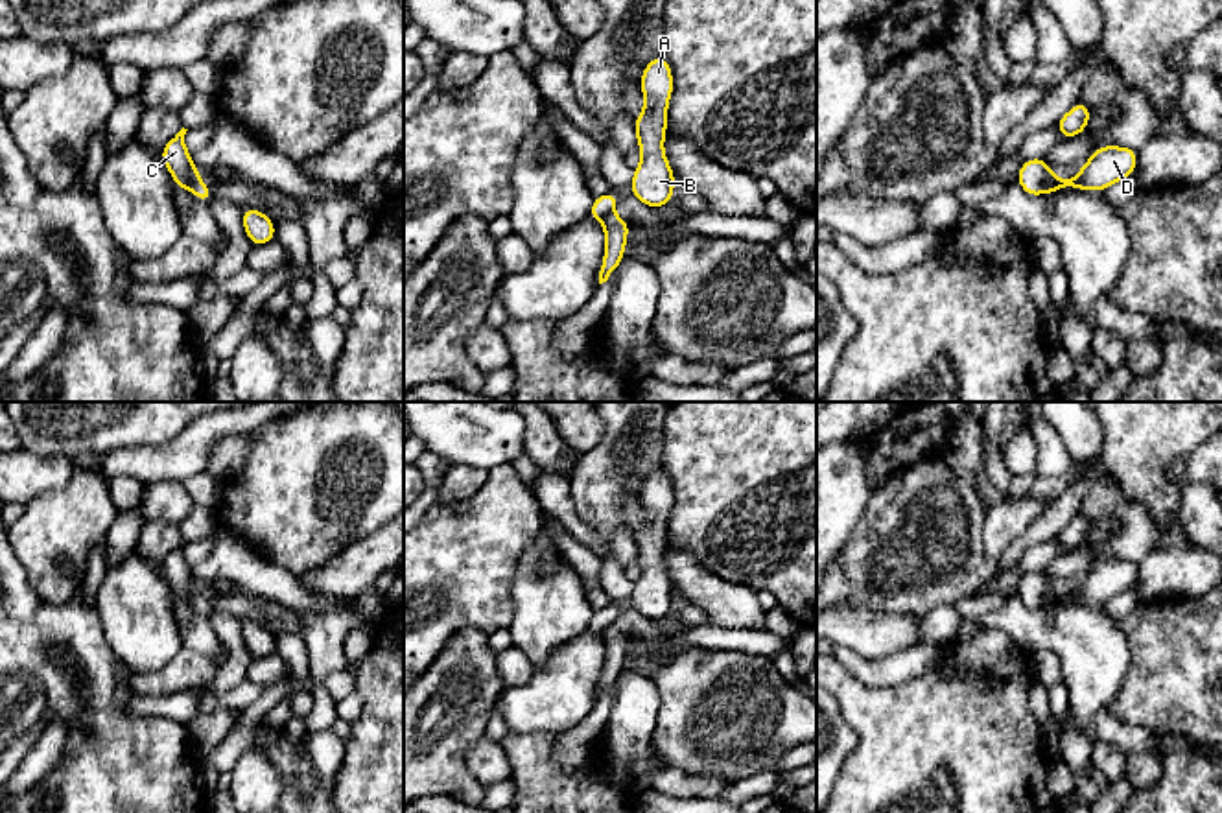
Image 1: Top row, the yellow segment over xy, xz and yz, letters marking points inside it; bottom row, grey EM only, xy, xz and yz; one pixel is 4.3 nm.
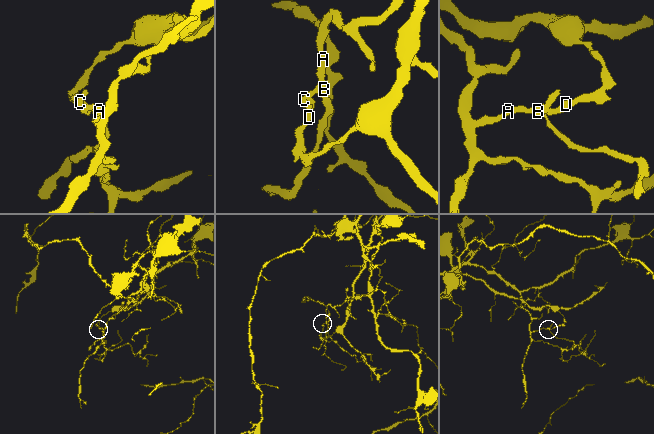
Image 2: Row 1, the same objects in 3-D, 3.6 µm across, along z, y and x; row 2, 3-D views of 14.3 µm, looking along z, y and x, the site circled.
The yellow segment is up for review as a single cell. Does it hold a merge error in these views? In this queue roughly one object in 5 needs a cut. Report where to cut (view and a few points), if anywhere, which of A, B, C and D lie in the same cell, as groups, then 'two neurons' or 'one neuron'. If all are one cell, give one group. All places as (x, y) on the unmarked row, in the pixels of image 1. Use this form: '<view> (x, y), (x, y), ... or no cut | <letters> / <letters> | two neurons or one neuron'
yz (1055, 587), (1042, 605) | A B C / D | two neurons

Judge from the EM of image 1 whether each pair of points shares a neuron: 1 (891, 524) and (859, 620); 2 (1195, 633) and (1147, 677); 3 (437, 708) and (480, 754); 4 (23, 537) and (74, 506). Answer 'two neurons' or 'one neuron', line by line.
1: two neurons
2: one neuron
3: two neurons
4: one neuron

